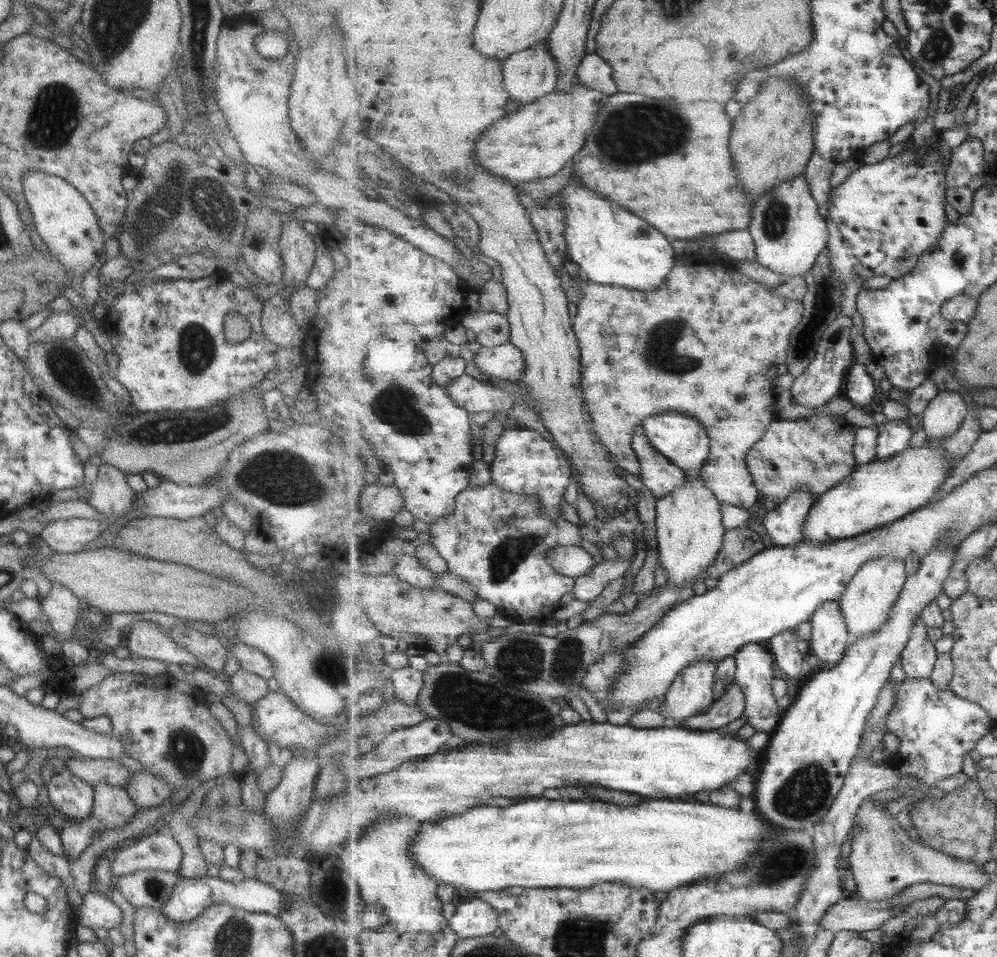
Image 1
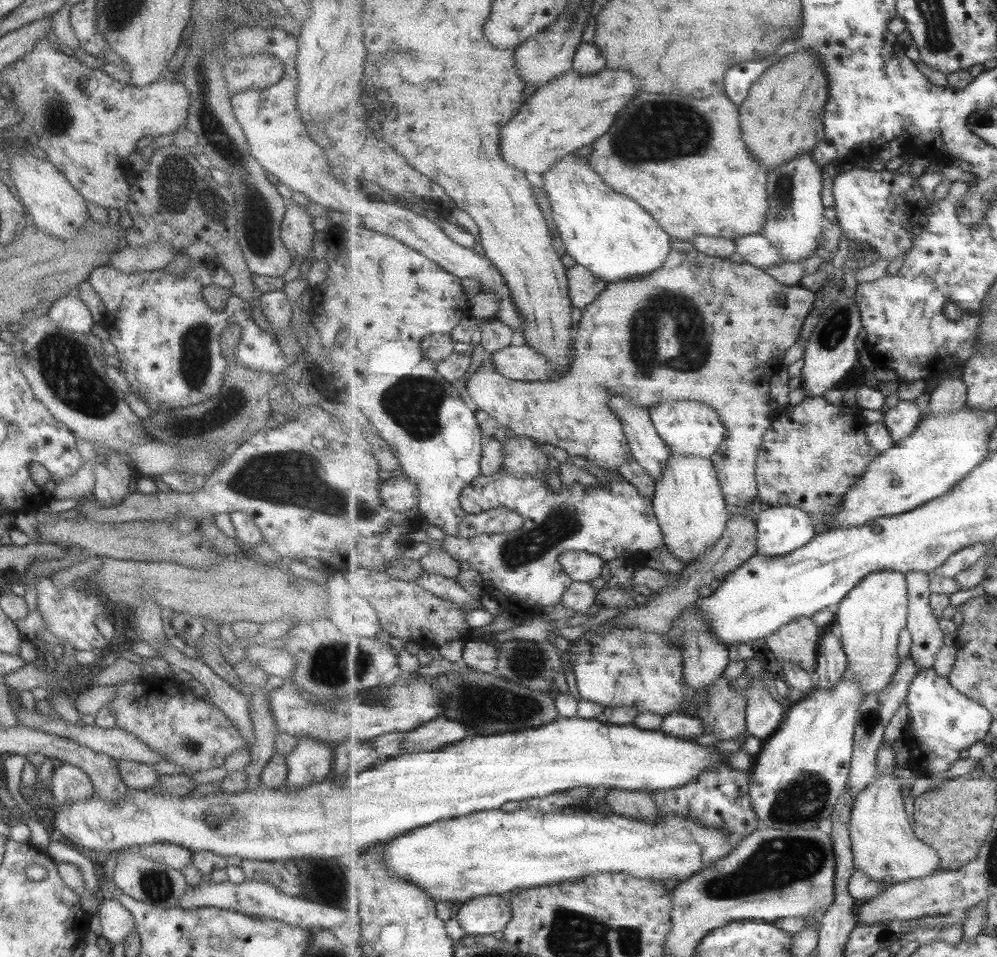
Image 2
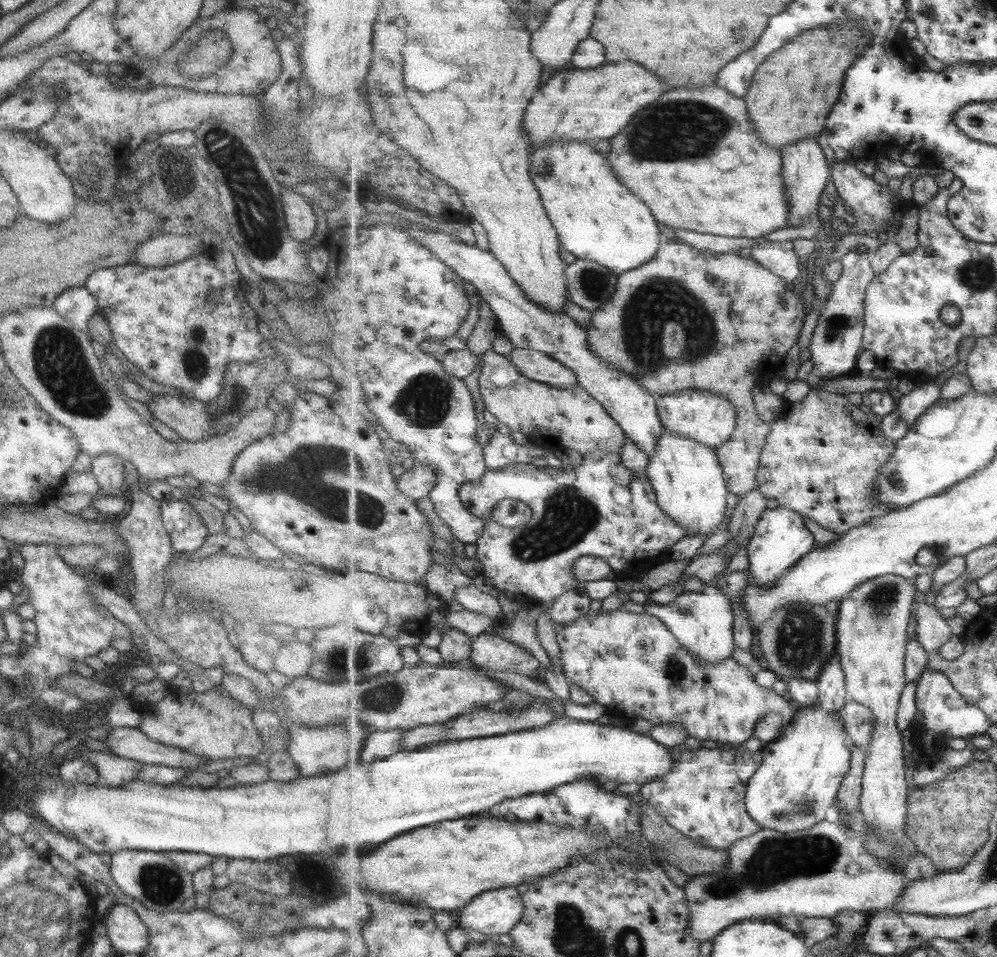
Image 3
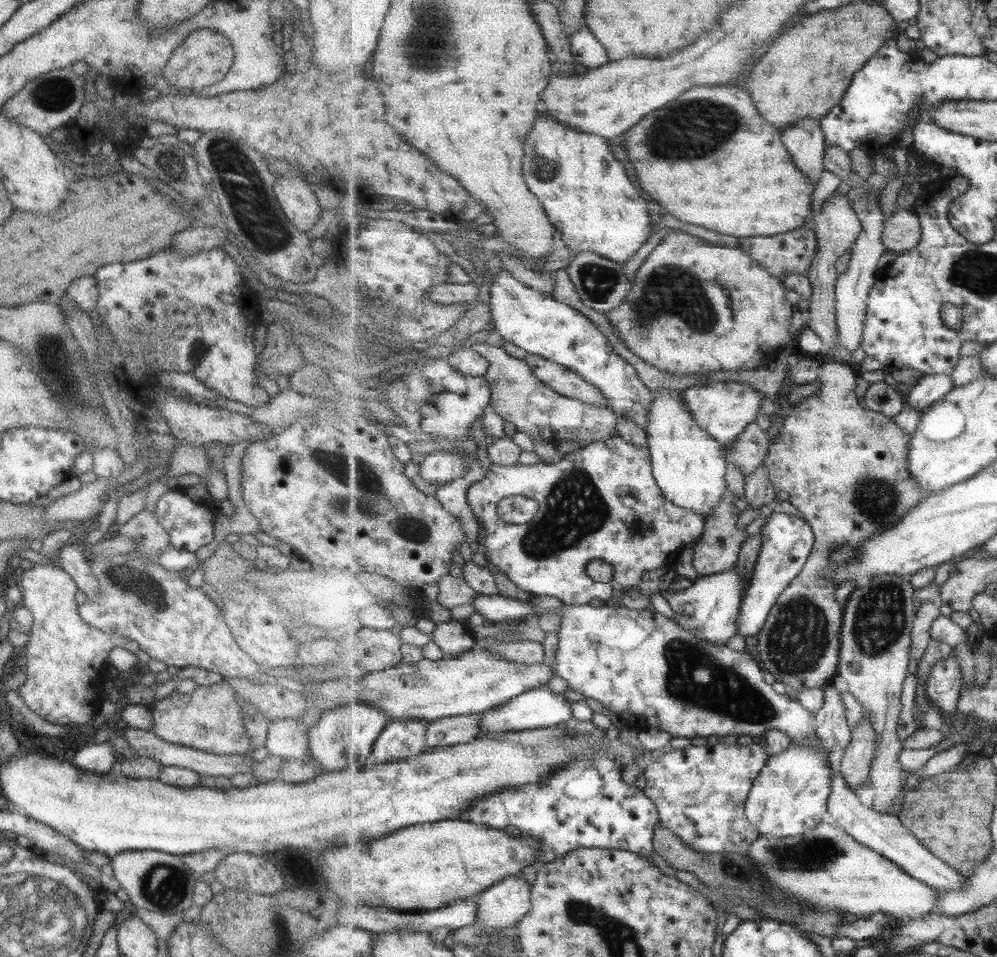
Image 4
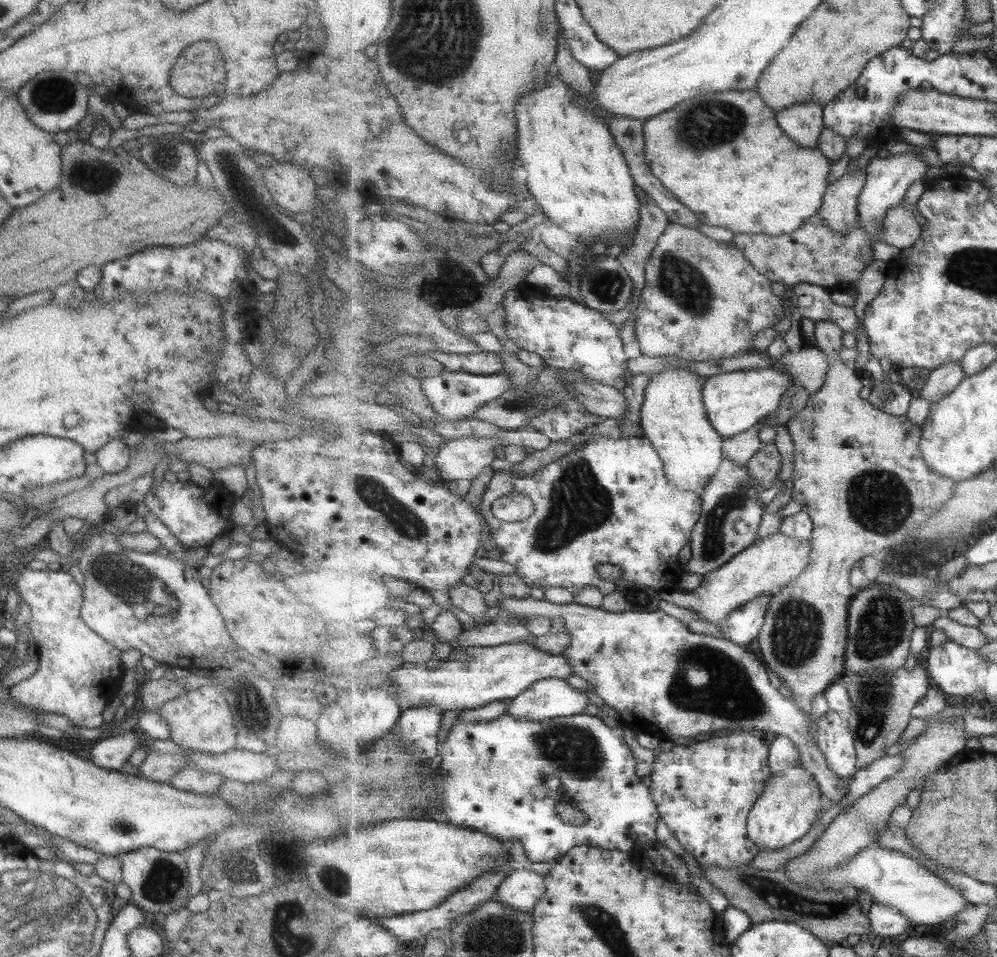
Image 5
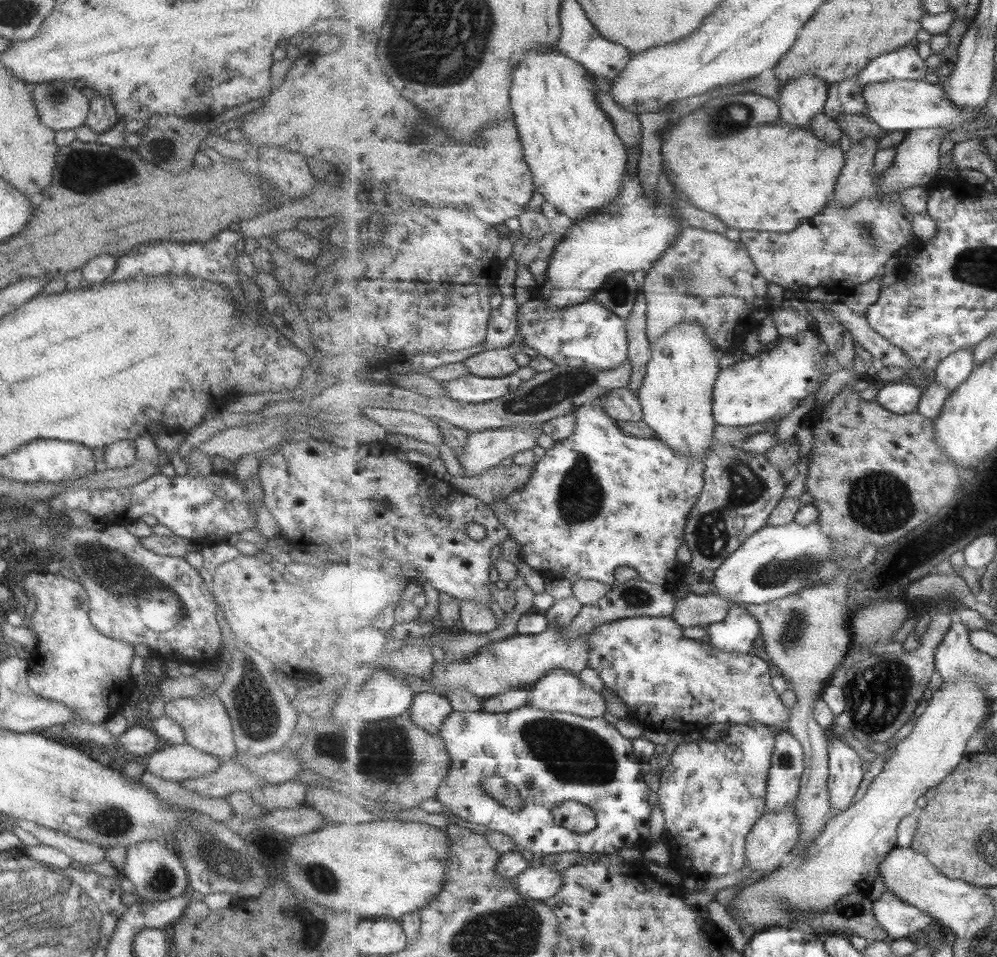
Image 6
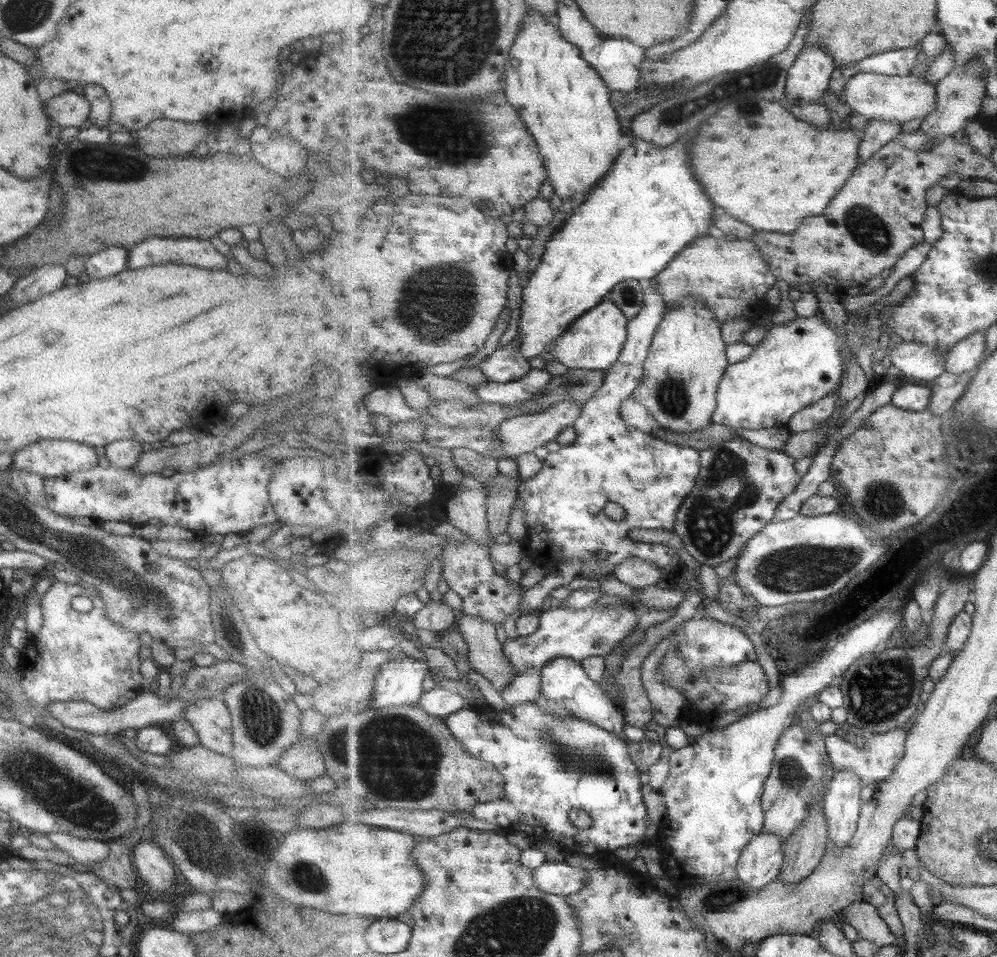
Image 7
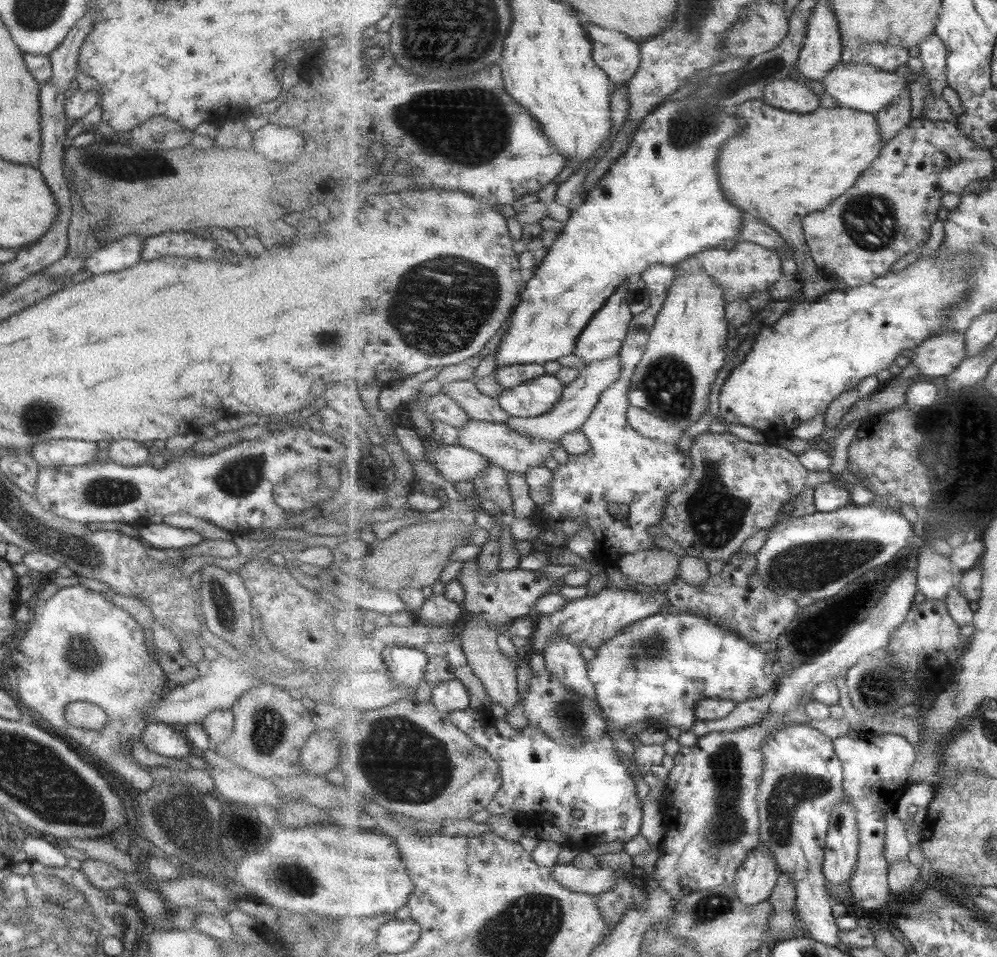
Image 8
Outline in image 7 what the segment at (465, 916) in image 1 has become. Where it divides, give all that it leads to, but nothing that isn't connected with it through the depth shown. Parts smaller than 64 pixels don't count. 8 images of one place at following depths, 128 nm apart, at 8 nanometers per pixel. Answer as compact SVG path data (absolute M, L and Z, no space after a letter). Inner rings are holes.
M545 861L535 871L537 887L543 892L557 893L557 895L571 895L581 892L587 882L587 871L577 866L571 866L564 861Z

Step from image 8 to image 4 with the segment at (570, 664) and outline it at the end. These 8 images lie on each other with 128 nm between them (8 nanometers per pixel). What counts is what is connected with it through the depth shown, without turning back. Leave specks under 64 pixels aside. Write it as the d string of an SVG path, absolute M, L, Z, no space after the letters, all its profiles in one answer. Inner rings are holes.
M546 685L528 690L511 699L507 704L481 713L481 732L485 736L499 735L505 731L547 728L569 721L573 718L573 702L564 693L553 692Z

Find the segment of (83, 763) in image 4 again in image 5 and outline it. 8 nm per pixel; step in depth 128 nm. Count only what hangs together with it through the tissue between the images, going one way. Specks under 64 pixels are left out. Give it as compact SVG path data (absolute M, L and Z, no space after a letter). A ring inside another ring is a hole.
M136 729L119 736L114 735L95 742L89 750L88 758L91 763L101 768L123 771L122 766L129 756L143 746L144 737Z

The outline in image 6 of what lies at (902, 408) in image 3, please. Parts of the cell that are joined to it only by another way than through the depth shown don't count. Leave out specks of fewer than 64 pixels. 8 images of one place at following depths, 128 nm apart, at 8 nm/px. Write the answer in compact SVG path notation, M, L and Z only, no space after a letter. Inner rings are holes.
M974 347L961 349L961 351L953 352L935 370L935 380L937 383L949 387L951 392L958 389L965 382L973 369L976 367Z

